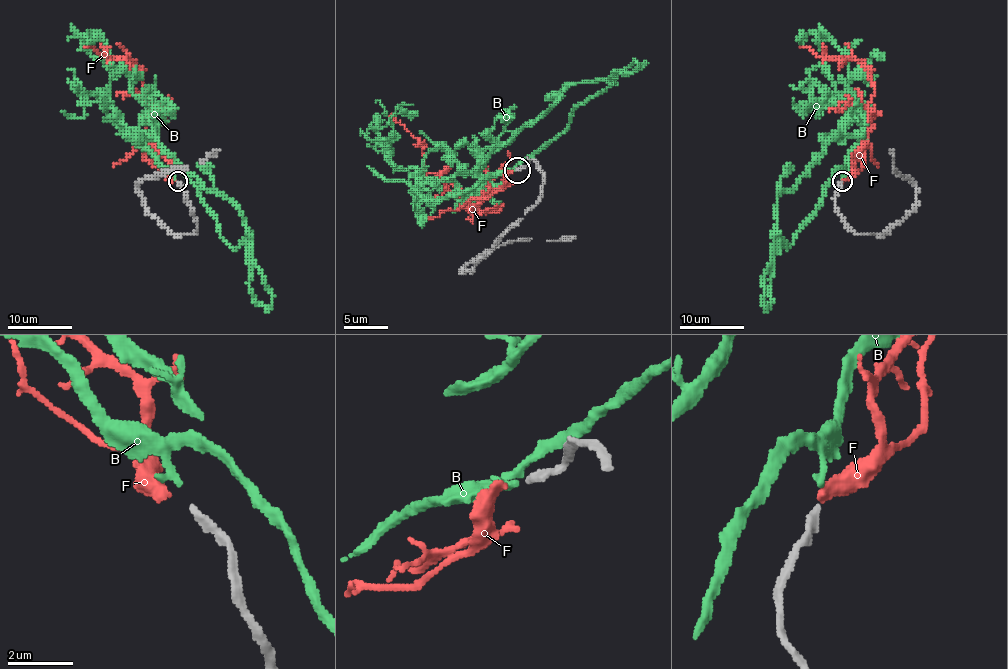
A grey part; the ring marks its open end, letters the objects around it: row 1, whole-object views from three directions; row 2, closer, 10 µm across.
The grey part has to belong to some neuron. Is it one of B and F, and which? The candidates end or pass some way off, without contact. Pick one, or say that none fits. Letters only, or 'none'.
B

